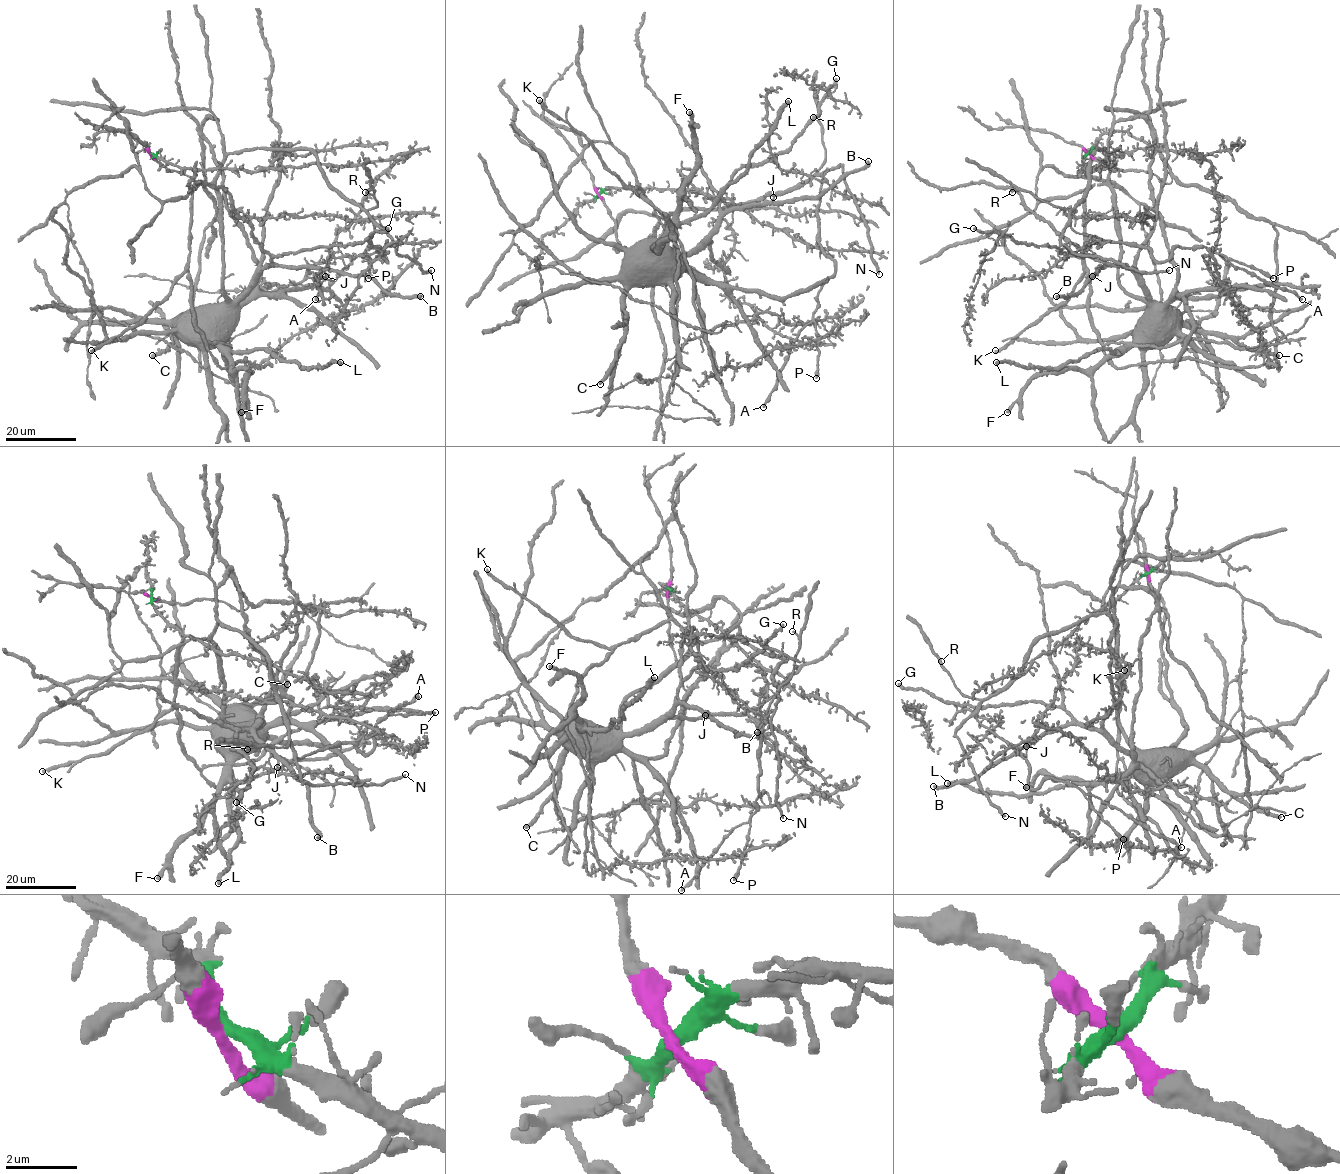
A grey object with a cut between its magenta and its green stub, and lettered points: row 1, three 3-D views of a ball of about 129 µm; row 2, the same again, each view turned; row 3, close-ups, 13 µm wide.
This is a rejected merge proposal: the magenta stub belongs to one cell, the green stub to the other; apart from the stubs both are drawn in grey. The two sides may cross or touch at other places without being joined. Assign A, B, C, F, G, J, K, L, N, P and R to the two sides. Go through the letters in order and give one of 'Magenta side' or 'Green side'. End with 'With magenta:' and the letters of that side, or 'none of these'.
A: Magenta side
B: Magenta side
C: Magenta side
F: Magenta side
G: Magenta side
J: Magenta side
K: Magenta side
L: Magenta side
N: Magenta side
P: Magenta side
R: Magenta side
With magenta: A, B, C, F, G, J, K, L, N, P, R

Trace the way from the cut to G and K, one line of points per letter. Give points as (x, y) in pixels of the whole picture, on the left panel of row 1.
G: (150, 154), (201, 184), (210, 146), (260, 268), (236, 303), (274, 257), (388, 228)
K: (150, 154), (201, 184), (205, 139), (258, 286), (218, 343), (195, 325), (186, 271), (90, 350)

